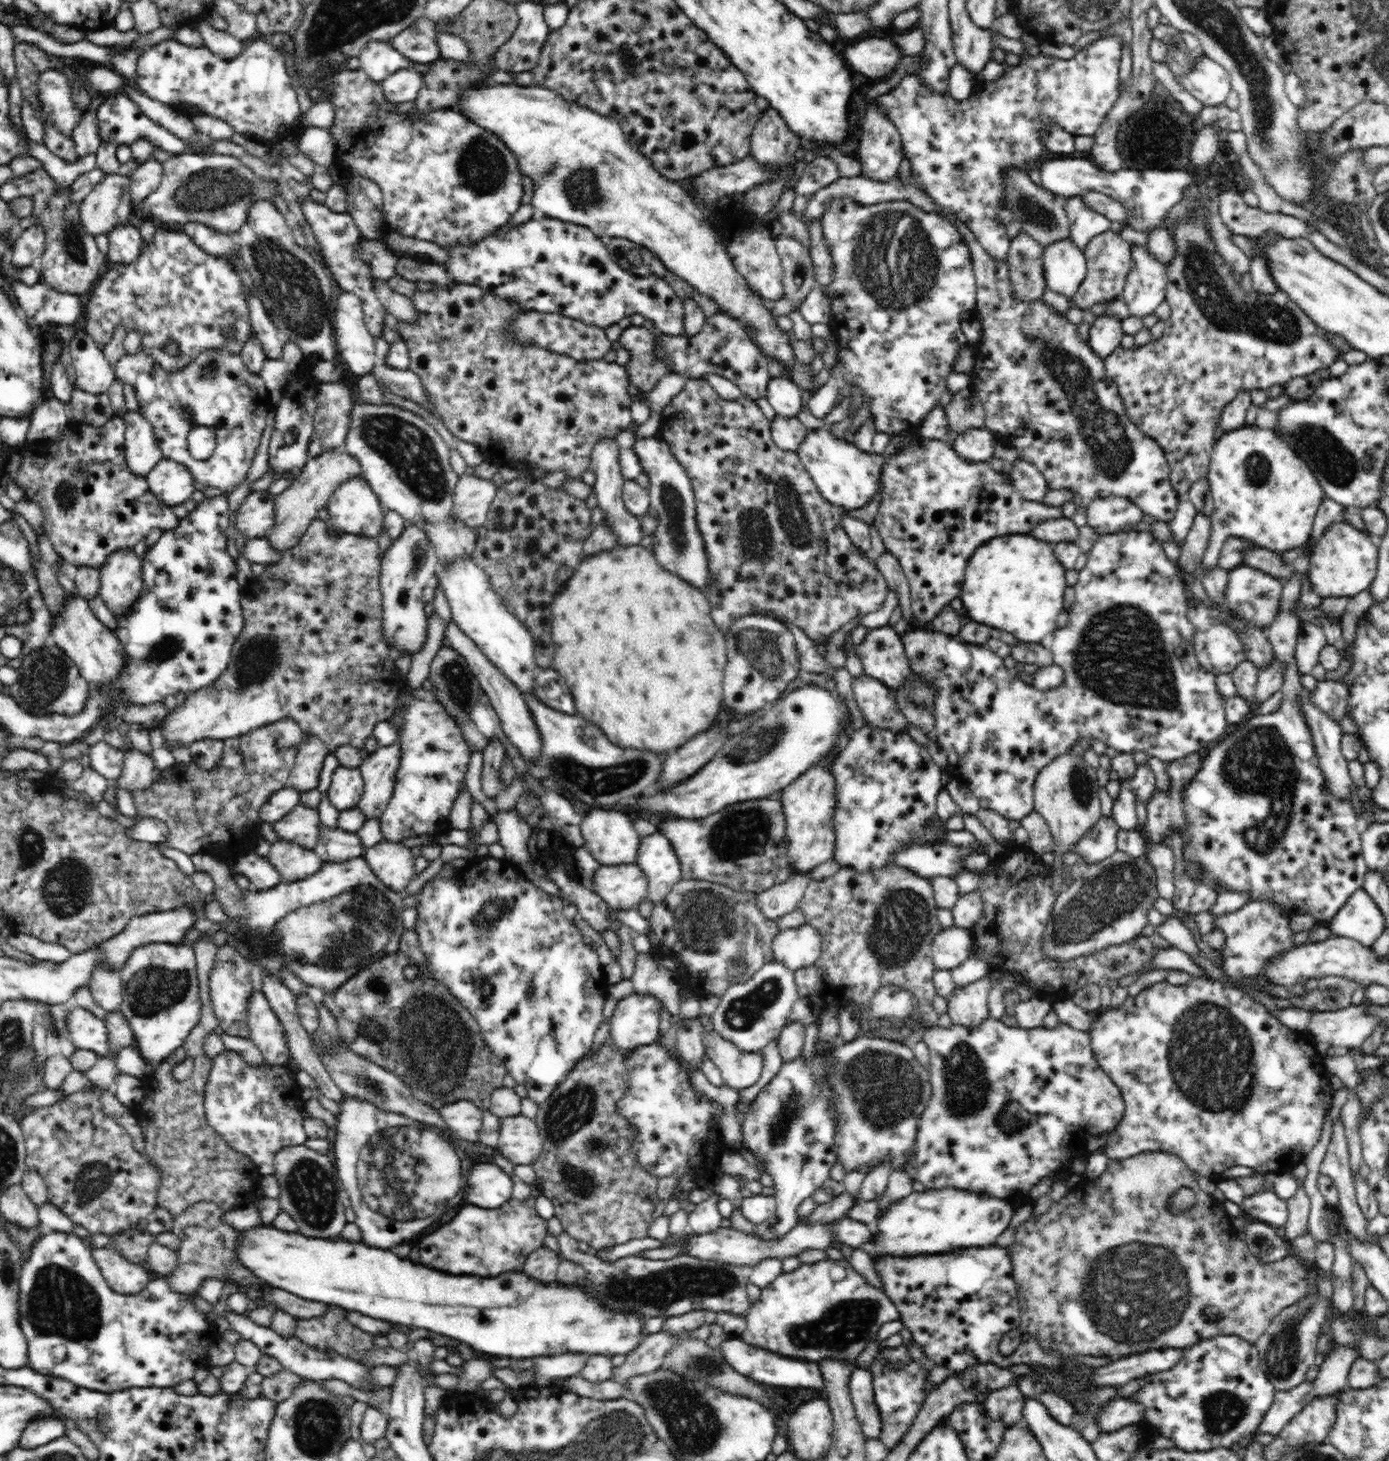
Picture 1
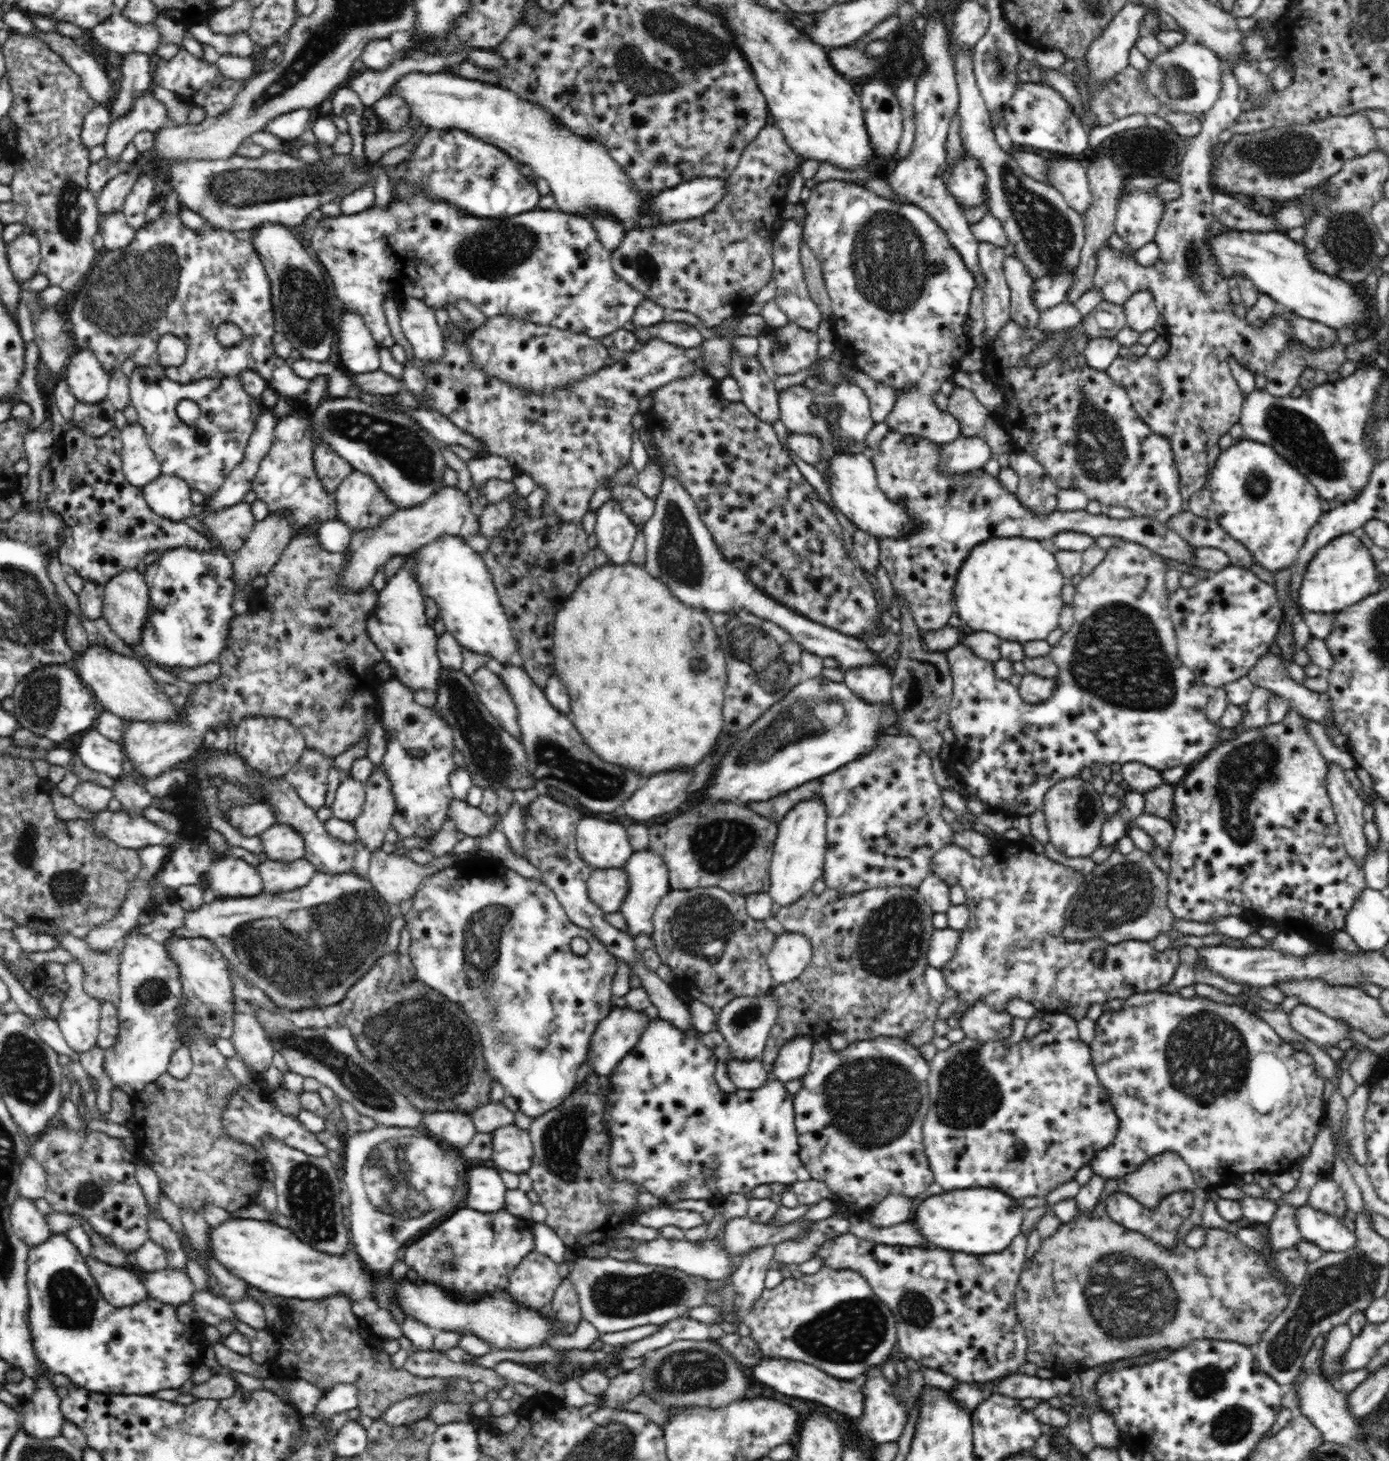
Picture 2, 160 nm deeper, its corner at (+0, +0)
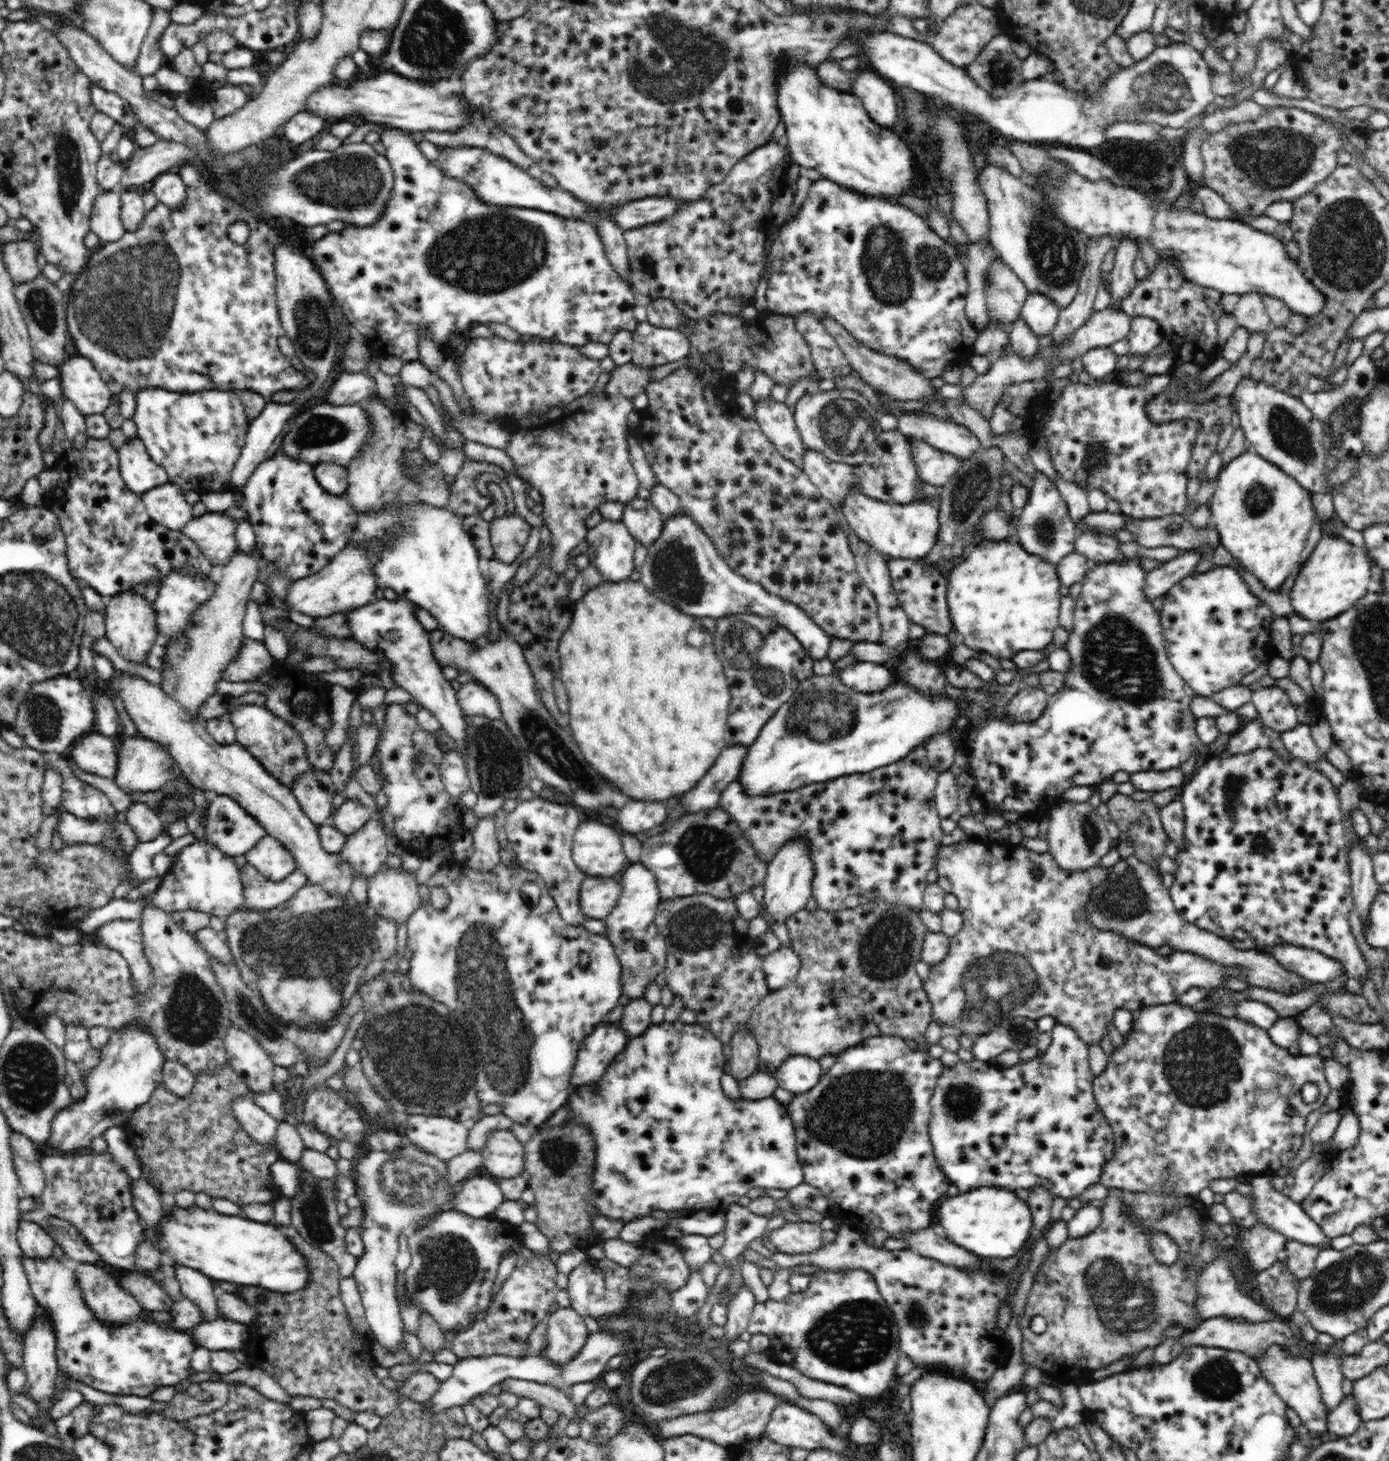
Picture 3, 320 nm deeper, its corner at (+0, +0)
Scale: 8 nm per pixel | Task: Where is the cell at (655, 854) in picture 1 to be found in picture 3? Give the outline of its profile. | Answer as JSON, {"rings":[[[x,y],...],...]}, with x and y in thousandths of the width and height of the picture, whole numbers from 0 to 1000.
{"rings":[[[461,590],[452,591],[446,604],[448,606],[446,615],[441,624],[434,629],[436,634],[434,640],[439,643],[442,652],[446,658],[446,674],[449,680],[451,680],[454,684],[464,684],[465,675],[468,675],[469,672],[472,672],[472,668],[477,667],[478,663],[479,663],[479,645],[474,635],[472,633],[472,627],[476,617],[475,611],[471,598],[463,593]]]}

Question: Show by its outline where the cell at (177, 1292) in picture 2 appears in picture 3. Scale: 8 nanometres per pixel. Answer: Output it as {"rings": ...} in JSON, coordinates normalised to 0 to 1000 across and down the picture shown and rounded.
{"rings":[[[93,870],[89,871],[86,876],[86,880],[101,892],[104,897],[122,897],[125,893],[125,888],[109,873]]]}

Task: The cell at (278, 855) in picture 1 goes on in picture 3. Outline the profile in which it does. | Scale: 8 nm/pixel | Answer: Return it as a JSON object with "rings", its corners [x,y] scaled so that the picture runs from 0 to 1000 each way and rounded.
{"rings":[[[179,590],[174,594],[176,619],[173,622],[194,623],[207,617],[221,604],[221,600],[212,595],[204,602],[197,604],[189,600]]]}

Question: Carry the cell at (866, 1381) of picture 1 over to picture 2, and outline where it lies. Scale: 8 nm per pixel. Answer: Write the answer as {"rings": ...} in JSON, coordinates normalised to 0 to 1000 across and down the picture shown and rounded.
{"rings":[[[549,928],[549,931],[537,939],[541,945],[546,945],[563,955],[577,957],[583,961],[592,961],[608,968],[614,973],[621,967],[622,955],[620,945],[603,945],[582,934],[565,930],[553,930],[552,928]]]}

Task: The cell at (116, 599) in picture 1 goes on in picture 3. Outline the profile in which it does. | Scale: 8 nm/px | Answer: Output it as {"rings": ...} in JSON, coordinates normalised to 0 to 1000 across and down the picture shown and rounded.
{"rings":[[[91,405],[81,409],[79,413],[75,416],[76,436],[81,441],[86,449],[99,455],[104,453],[108,445],[114,438],[112,420],[102,408]]]}

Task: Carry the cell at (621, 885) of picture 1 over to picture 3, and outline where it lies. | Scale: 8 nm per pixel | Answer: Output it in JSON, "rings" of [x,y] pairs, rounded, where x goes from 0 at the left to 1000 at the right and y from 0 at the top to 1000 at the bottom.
{"rings":[[[423,600],[419,603],[416,617],[423,629],[436,629],[443,620],[448,606],[441,600]]]}

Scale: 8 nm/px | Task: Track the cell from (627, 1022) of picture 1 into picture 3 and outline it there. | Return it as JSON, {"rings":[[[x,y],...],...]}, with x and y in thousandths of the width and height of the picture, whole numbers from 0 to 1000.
{"rings":[[[431,701],[419,713],[410,743],[413,746],[428,742],[436,734],[442,724],[451,718],[454,710],[446,704],[446,701]]]}

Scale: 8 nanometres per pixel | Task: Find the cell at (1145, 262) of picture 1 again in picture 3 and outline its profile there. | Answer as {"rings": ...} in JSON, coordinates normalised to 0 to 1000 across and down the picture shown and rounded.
{"rings":[[[814,216],[814,228],[811,233],[814,236],[812,244],[820,242],[820,244],[827,244],[837,234],[838,229],[836,228],[836,223],[834,220],[826,216]]]}

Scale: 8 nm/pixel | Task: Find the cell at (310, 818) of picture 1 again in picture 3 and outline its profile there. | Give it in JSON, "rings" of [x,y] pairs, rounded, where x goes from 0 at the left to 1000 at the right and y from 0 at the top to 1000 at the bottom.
{"rings":[[[194,572],[190,572],[177,585],[179,590],[189,600],[197,604],[204,602],[212,595],[212,590],[207,580]]]}

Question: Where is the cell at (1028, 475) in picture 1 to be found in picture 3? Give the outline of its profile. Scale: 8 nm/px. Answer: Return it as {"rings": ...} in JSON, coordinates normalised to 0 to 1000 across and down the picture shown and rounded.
{"rings":[[[747,322],[743,326],[744,329],[742,334],[739,344],[734,352],[733,369],[736,375],[742,379],[744,379],[753,385],[761,387],[767,383],[767,381],[772,379],[775,368],[779,366],[777,359],[771,356],[769,350],[769,346],[765,341],[760,330],[751,323]]]}

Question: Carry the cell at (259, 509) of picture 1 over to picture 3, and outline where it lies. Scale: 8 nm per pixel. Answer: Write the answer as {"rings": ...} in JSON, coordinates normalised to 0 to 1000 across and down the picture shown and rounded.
{"rings":[[[150,350],[140,355],[130,364],[143,372],[154,389],[166,385],[171,377],[169,364],[171,357],[161,350]]]}

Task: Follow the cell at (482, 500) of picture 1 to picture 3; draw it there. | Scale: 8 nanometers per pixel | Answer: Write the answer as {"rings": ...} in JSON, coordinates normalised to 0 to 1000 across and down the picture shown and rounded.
{"rings":[[[251,371],[248,376],[242,379],[232,391],[212,398],[205,413],[209,417],[215,418],[223,423],[235,423],[242,419],[250,419],[269,413],[272,402],[269,394],[271,383],[272,379],[268,380],[265,376],[259,376]]]}

